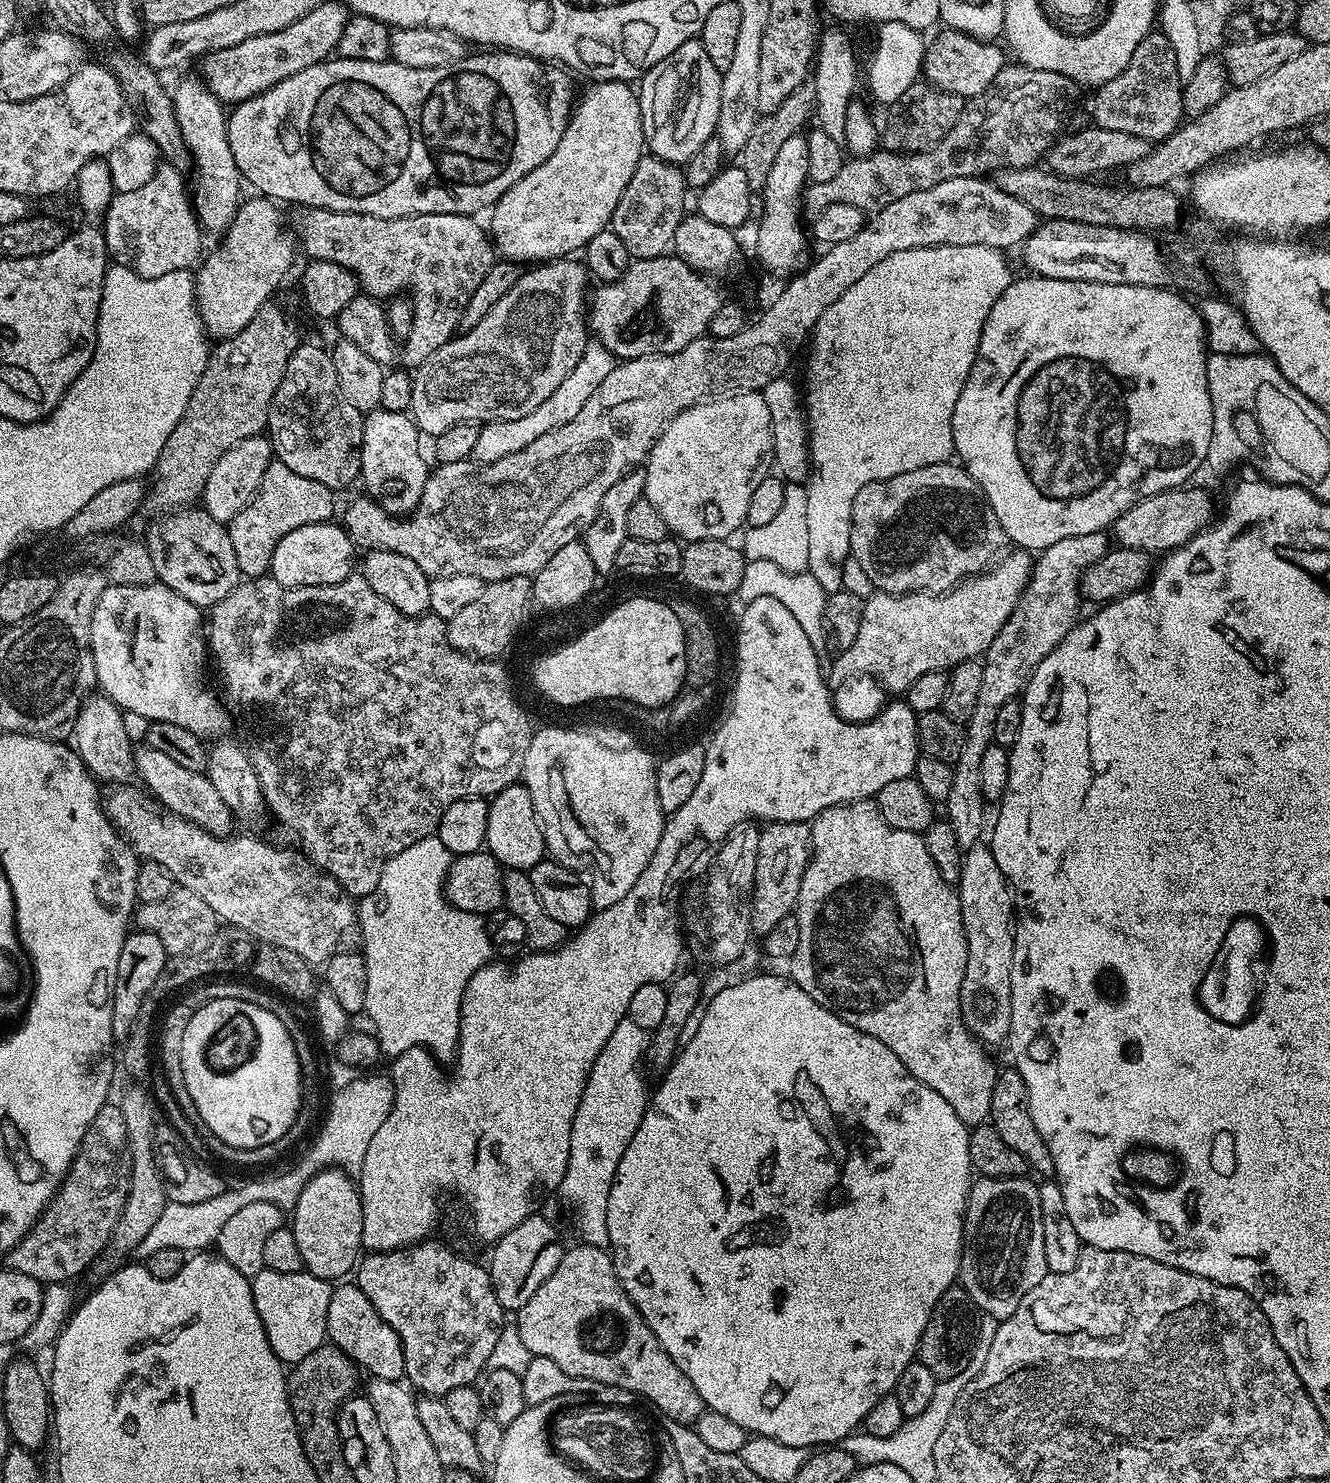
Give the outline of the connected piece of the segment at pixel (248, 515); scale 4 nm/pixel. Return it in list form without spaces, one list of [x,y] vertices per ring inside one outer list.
[[[273,459],[266,474],[262,474],[260,491],[256,493],[256,497],[227,525],[230,542],[234,542],[234,558],[238,558],[241,577],[265,575],[272,567],[274,546],[278,546],[278,542],[282,542],[282,538],[286,538],[290,530],[298,530],[298,526],[307,524],[331,521],[332,497],[334,492],[322,482],[294,474],[282,461]]]

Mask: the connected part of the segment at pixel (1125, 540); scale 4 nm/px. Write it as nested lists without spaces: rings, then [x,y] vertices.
[[[1192,487],[1171,488],[1130,506],[1115,522],[1115,543],[1121,548],[1137,548],[1149,554],[1167,554],[1190,542],[1192,536],[1197,536],[1214,520],[1211,494]]]

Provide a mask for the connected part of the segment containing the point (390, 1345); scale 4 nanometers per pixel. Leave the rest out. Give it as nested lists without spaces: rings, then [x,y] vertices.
[[[340,1282],[333,1287],[332,1297],[326,1310],[327,1339],[335,1347],[340,1348],[347,1356],[356,1361],[361,1369],[369,1373],[369,1377],[378,1380],[405,1379],[404,1355],[400,1335],[374,1310],[370,1298],[362,1294],[362,1290],[354,1282]]]

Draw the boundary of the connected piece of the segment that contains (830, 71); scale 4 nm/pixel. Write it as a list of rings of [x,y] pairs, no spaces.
[[[832,22],[821,31],[816,48],[814,71],[810,83],[814,93],[814,120],[819,128],[826,130],[830,138],[843,141],[846,130],[846,112],[854,103],[856,92],[856,48],[847,27]]]

